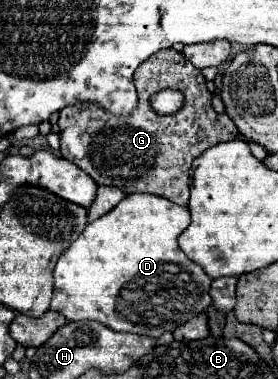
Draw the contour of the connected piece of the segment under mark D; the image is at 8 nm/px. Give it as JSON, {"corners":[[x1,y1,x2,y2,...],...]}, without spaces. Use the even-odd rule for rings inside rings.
{"corners":[[145,193,127,195,115,209,101,219,89,223,83,233,71,243,71,247,59,257,53,277,53,299,51,311,63,313,69,321,99,321,115,331,139,333,149,337,161,337,165,331,175,331,179,323,211,305,211,277,191,261,177,245,177,237,189,227,189,209,171,203,169,199]]}

